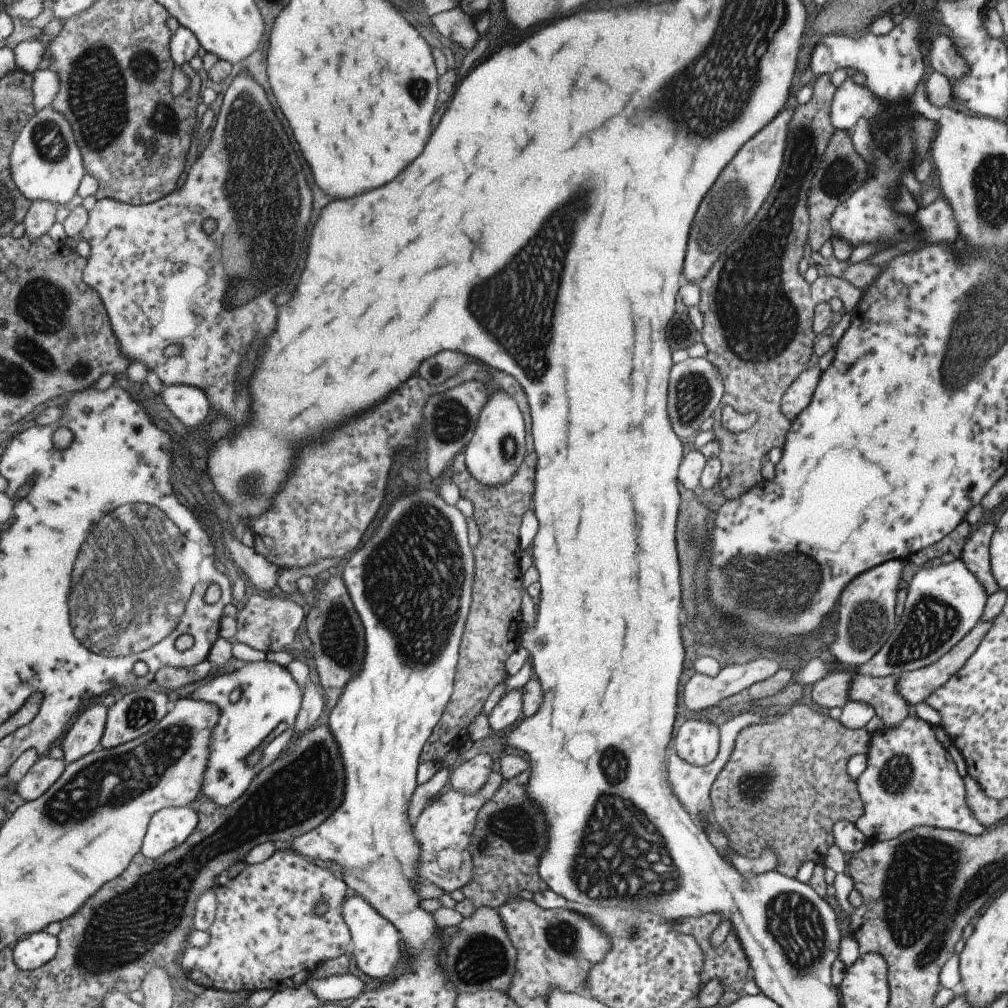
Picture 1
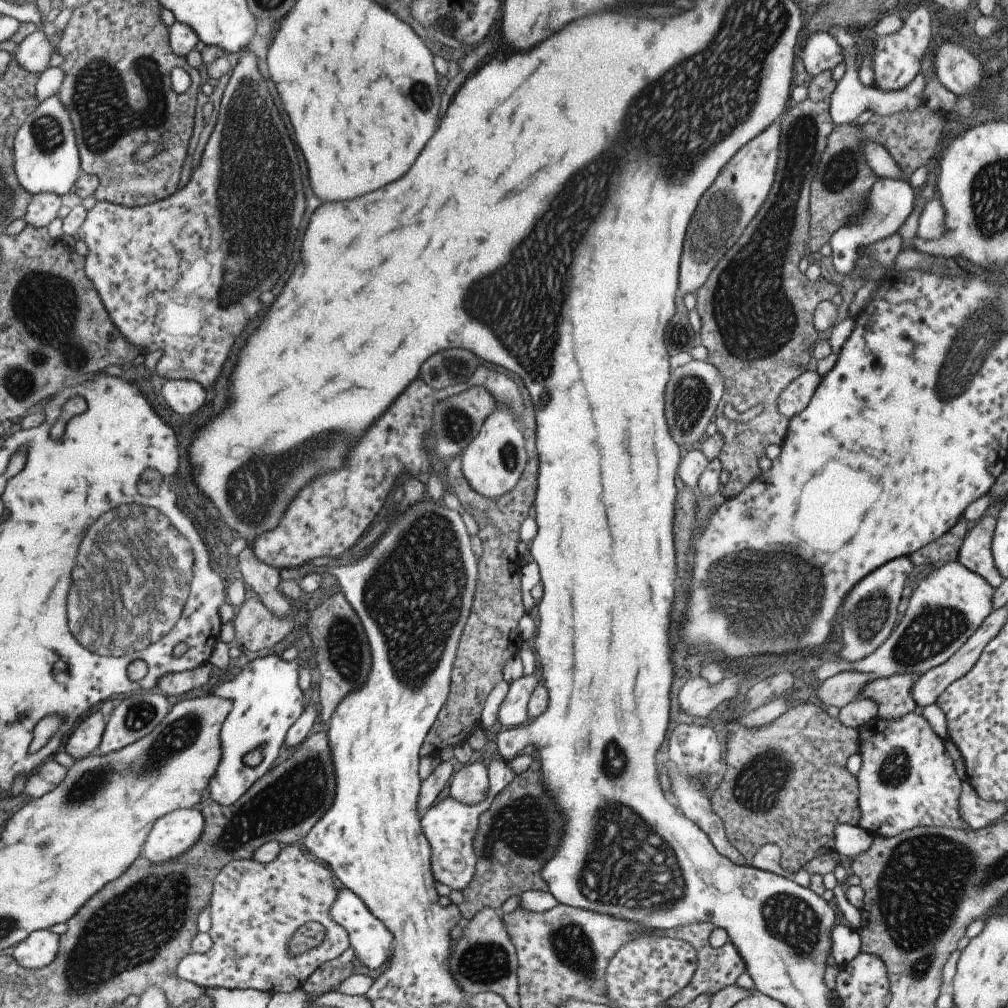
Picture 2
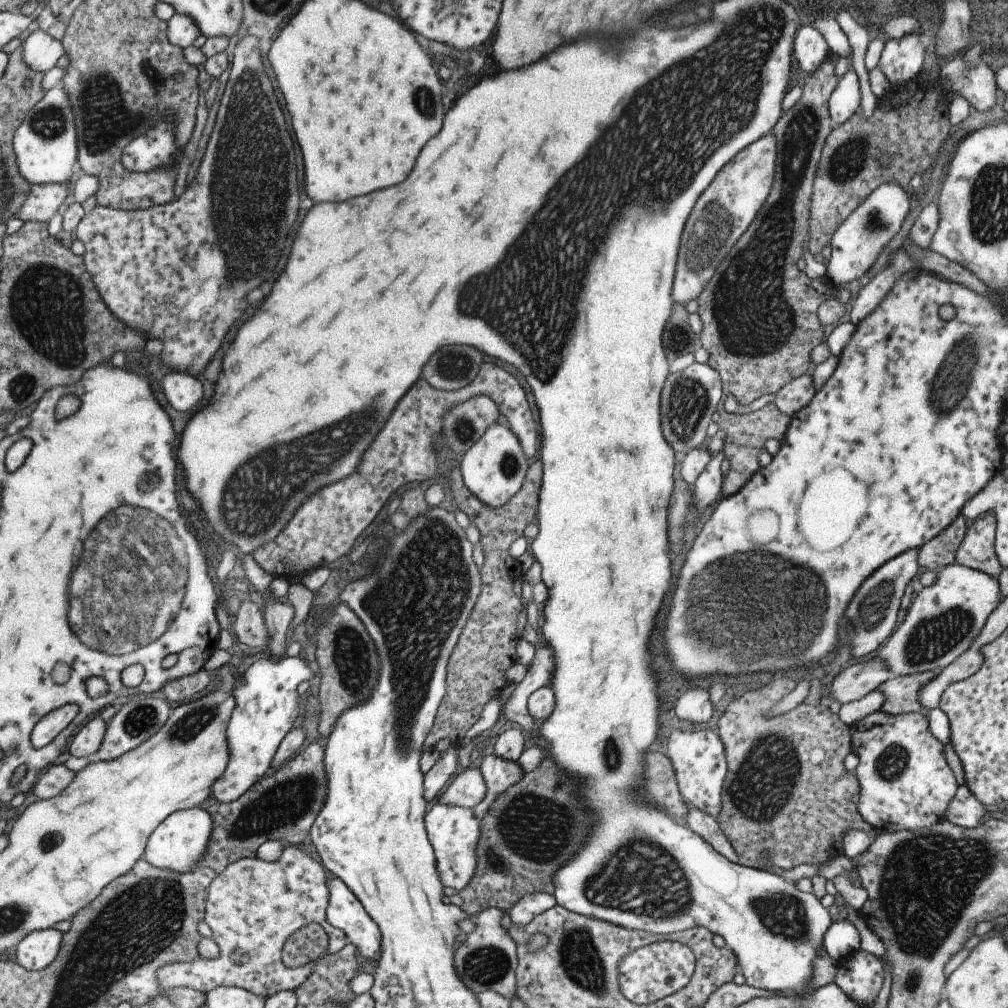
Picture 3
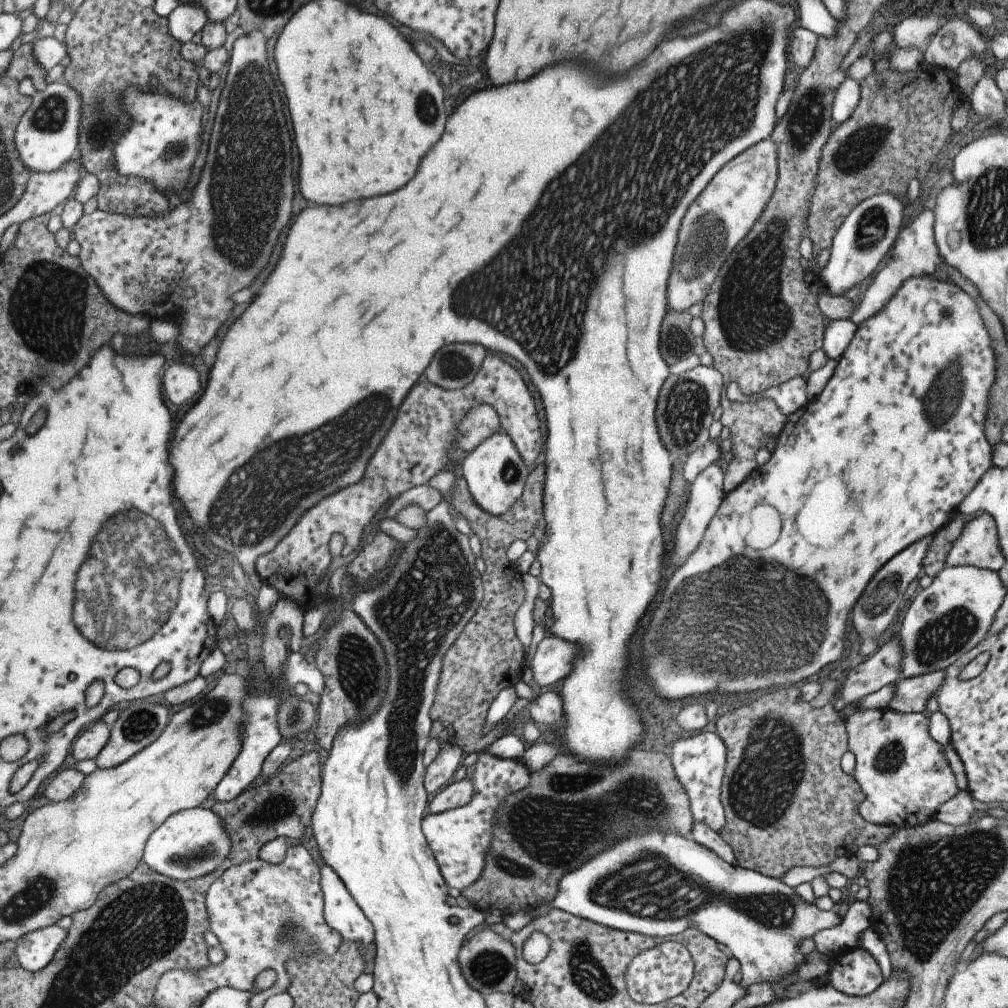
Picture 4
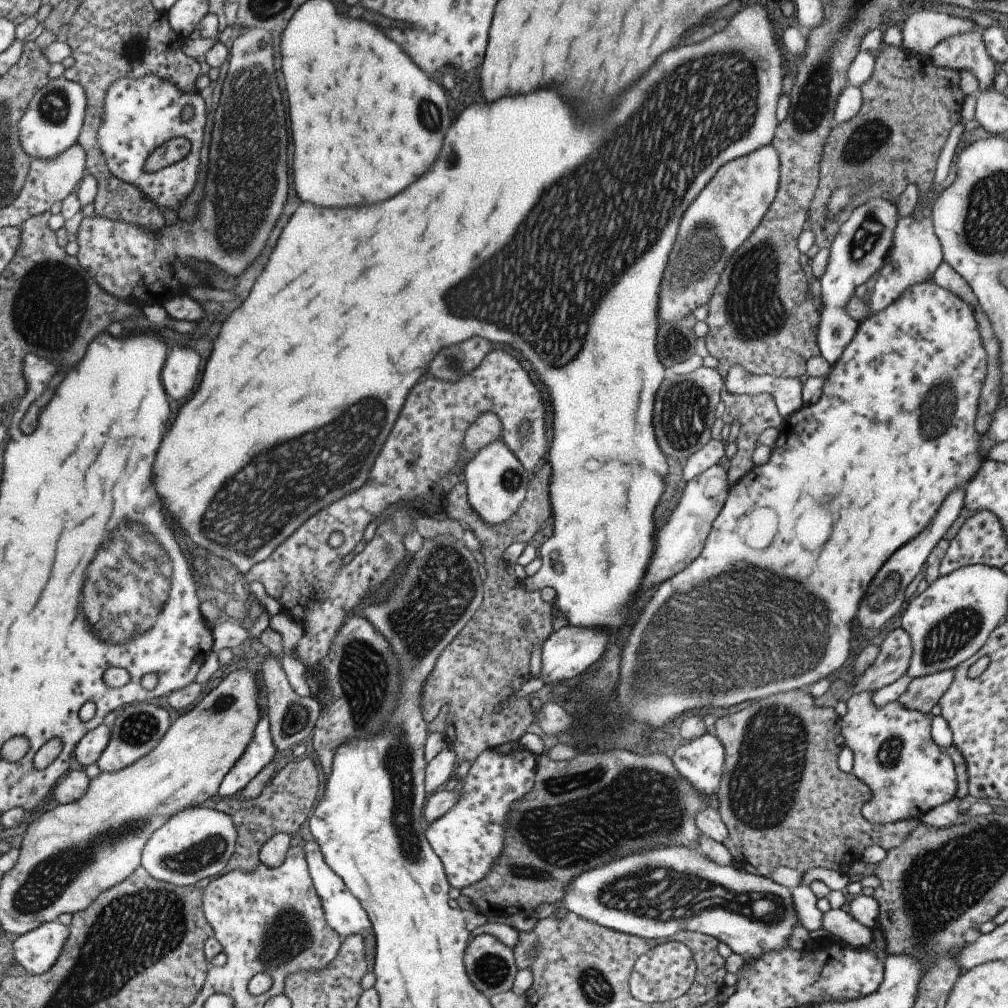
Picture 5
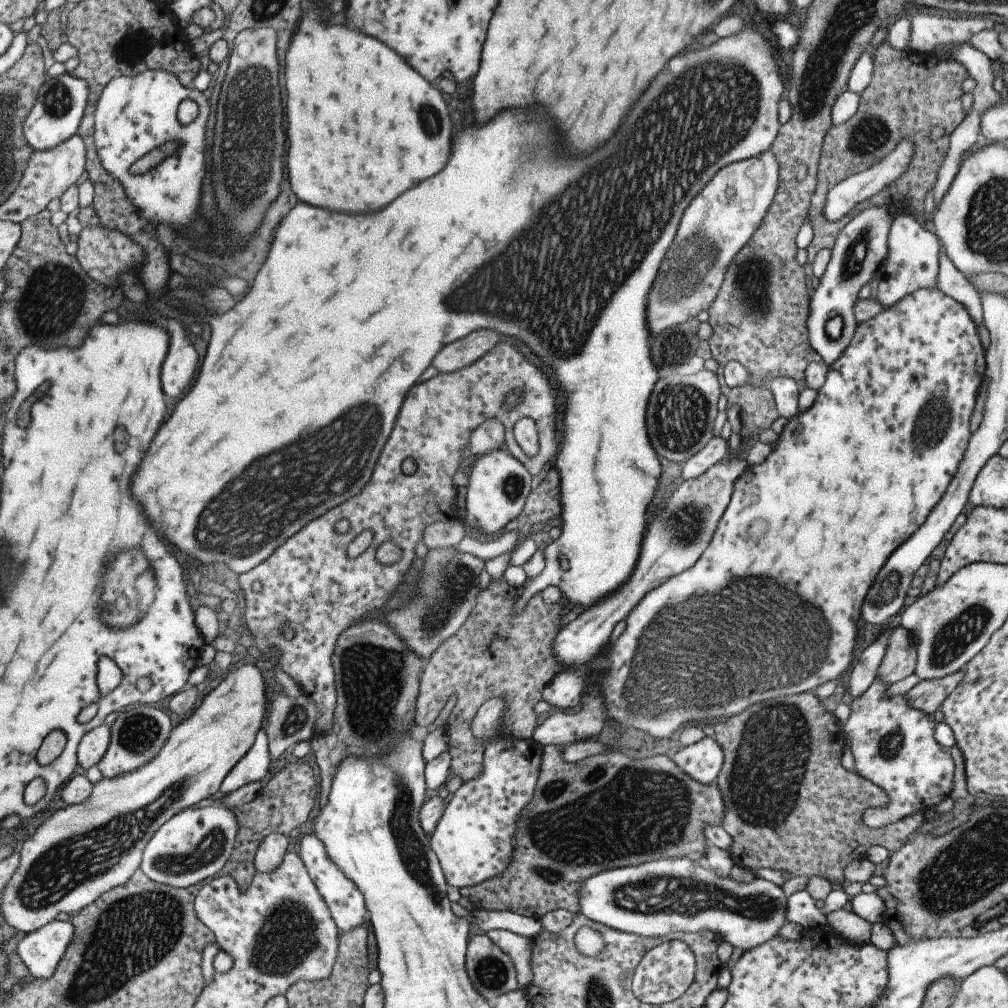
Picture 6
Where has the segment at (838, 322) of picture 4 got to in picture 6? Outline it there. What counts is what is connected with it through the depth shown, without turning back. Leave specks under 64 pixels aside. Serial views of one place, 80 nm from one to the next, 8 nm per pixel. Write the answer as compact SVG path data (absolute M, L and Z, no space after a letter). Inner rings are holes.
M885 207L856 209L829 249L830 257L813 288L806 318L809 346L826 365L833 364L851 342L857 326L853 317L853 304L858 299L858 290L871 280L885 258L887 235L893 218L894 215Z

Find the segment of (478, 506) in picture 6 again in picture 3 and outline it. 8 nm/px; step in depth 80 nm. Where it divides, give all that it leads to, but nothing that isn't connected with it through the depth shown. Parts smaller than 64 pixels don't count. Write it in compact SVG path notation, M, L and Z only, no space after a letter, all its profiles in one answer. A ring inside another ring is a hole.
M501 419L493 423L462 455L458 469L464 485L485 506L497 509L503 506L520 488L528 468L517 437Z

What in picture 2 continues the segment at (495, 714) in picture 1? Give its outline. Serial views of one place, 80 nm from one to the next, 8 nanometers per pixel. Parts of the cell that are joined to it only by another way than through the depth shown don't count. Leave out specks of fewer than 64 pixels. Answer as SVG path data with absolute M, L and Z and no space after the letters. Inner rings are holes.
M533 673L511 681L508 691L498 708L495 728L500 726L518 727L527 720L526 704L532 690L538 685Z

